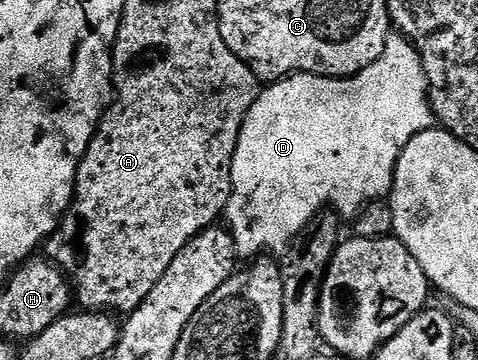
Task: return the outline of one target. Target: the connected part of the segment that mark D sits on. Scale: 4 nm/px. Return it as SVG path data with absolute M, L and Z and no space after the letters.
M401 34L390 35L384 46L384 54L380 54L380 58L376 58L376 62L372 62L372 66L368 66L363 72L357 72L355 76L327 78L295 74L263 87L258 93L252 110L248 110L248 114L244 118L244 126L240 130L240 138L232 158L232 194L224 213L224 220L227 220L225 223L228 225L230 235L234 238L234 245L239 257L262 258L267 254L274 254L270 252L285 253L294 243L294 239L308 226L308 222L312 222L312 218L327 206L343 217L354 218L374 200L389 197L400 154L408 146L408 142L412 142L412 138L416 138L418 132L433 128L435 124L436 117L434 109L430 105L430 93L426 86L426 75L424 66L418 57L418 50Z

